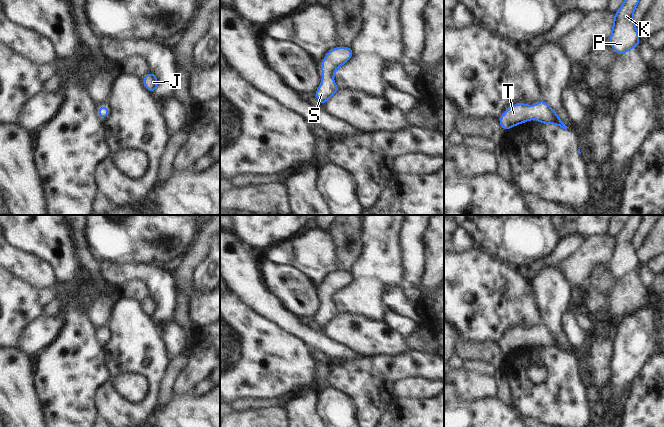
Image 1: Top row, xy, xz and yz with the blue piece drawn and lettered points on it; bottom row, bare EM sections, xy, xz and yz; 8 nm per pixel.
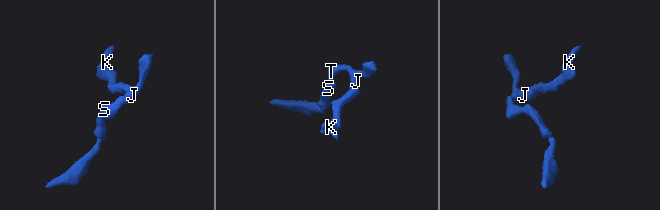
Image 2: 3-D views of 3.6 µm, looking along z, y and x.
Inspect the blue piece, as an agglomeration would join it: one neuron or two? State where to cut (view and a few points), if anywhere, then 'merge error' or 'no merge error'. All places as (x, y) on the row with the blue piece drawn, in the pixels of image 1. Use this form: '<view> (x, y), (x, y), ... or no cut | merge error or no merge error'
no cut | no merge error

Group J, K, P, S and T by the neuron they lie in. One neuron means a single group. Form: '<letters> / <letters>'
J K P S T

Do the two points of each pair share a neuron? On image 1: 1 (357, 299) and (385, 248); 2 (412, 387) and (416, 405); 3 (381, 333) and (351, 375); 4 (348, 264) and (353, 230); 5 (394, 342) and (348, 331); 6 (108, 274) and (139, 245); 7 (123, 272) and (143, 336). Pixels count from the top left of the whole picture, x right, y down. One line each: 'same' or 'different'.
1: same
2: different
3: different
4: same
5: same
6: different
7: different

